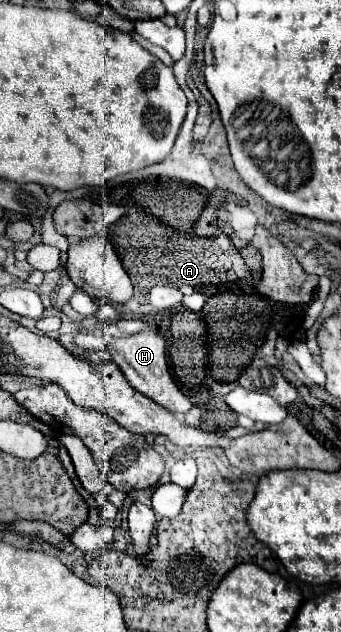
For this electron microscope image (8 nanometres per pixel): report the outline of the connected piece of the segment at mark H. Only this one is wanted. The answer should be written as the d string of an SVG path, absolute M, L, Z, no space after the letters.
M143 331L143 333L135 333L129 337L113 337L109 341L109 353L113 363L123 371L123 375L127 377L127 381L141 391L143 395L147 395L149 399L153 399L155 403L163 405L165 409L173 411L173 413L185 413L189 407L187 397L181 393L181 389L175 385L175 379L169 371L169 363L167 363L167 353L165 353L165 339L153 331Z

